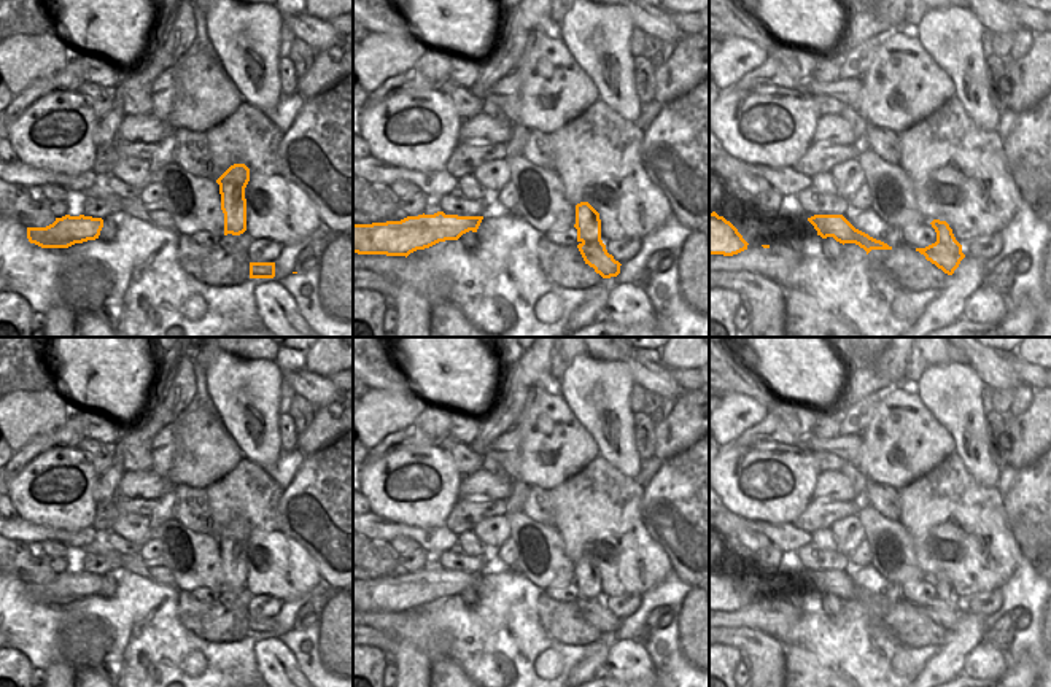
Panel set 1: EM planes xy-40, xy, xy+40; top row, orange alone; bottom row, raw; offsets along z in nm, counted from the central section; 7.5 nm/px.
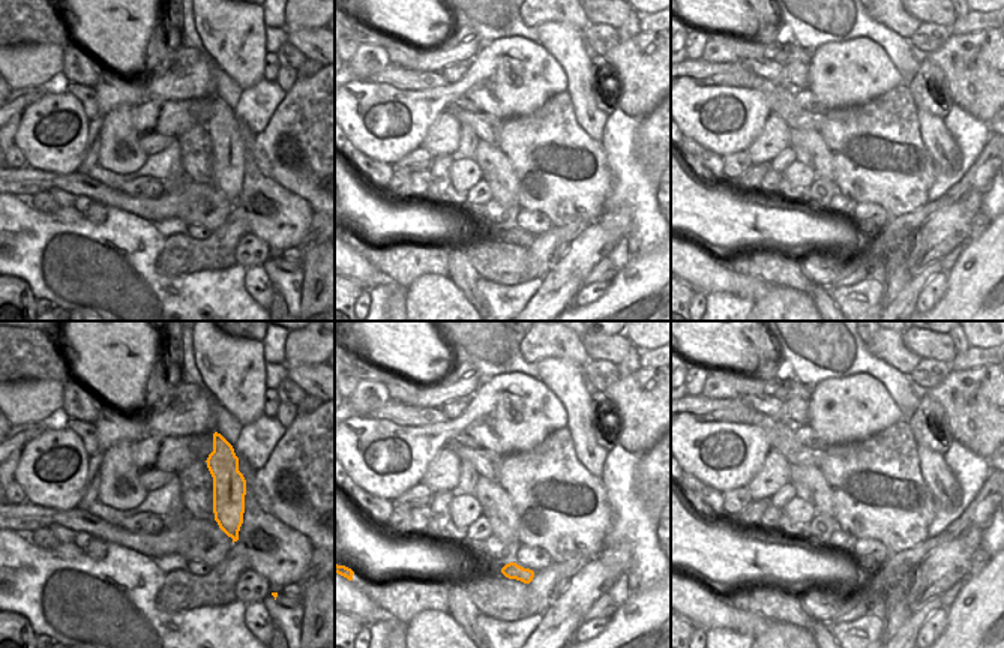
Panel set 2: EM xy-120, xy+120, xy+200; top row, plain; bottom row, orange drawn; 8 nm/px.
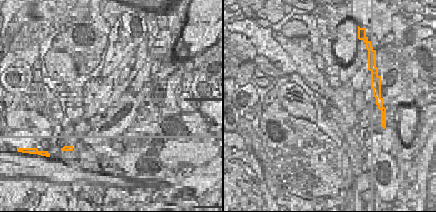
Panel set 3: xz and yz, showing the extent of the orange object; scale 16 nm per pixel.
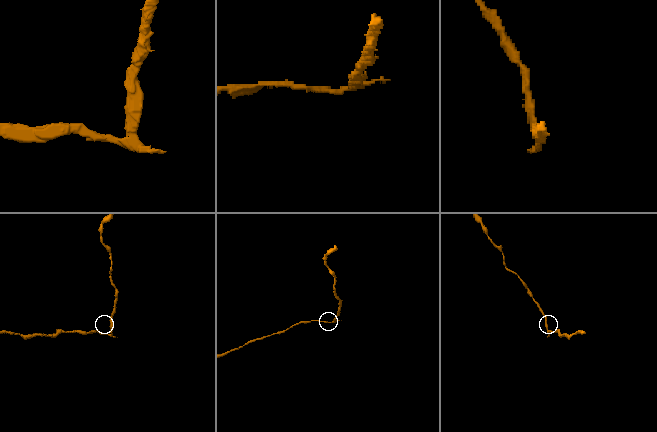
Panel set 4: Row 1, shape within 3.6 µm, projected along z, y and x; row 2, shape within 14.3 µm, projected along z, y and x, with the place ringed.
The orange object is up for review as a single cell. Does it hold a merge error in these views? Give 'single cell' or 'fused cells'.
fused cells

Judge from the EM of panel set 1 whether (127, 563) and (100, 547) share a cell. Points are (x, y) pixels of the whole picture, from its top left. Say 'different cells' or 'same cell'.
same cell

